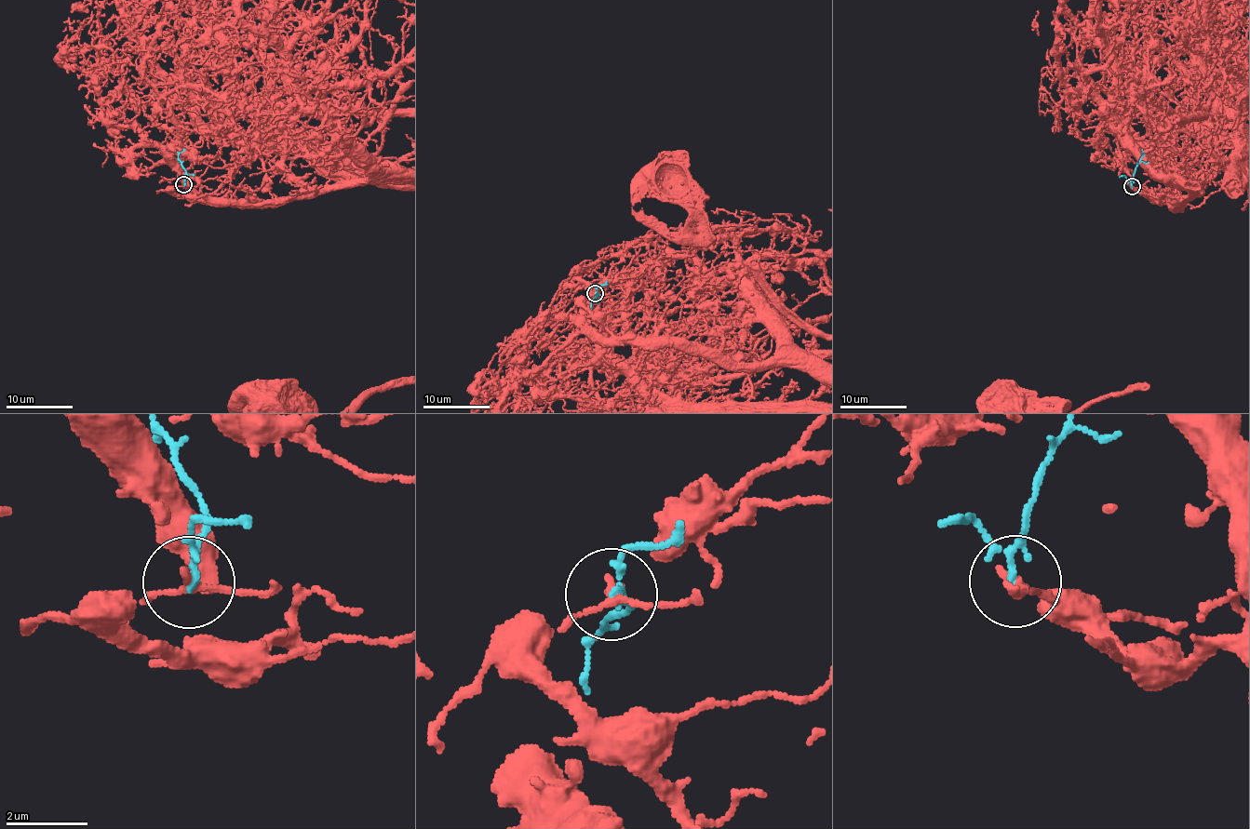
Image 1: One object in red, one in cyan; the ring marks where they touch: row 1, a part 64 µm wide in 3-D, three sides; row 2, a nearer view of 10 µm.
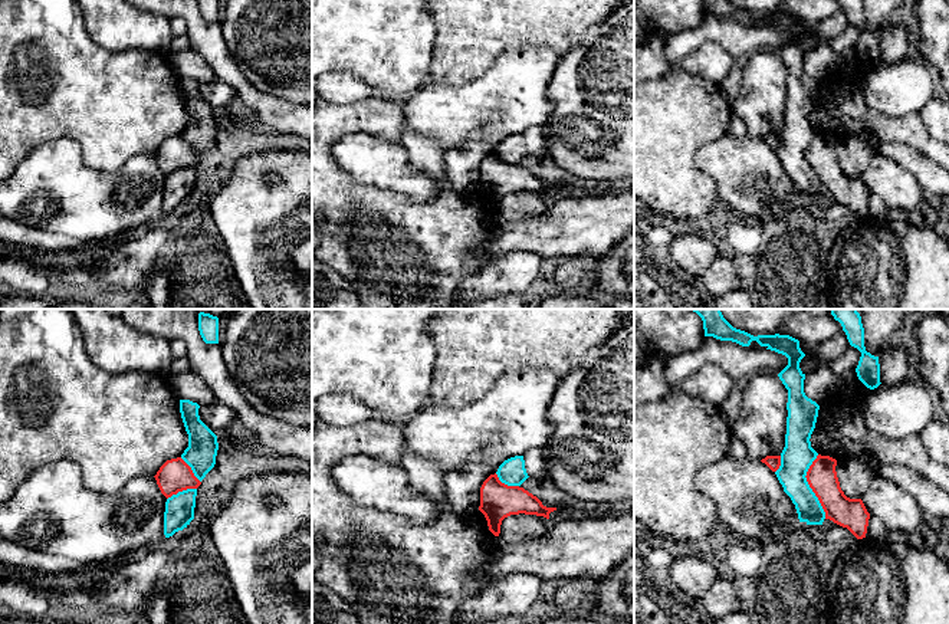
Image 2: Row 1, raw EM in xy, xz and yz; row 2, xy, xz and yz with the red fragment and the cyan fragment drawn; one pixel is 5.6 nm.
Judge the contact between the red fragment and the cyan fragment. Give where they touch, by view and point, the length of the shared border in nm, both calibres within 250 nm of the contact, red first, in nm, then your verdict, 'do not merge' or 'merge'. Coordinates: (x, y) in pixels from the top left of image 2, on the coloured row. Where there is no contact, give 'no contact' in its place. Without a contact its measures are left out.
contact yz (810, 486); length 360 nm; calibres 170 and 180 nm; do not merge

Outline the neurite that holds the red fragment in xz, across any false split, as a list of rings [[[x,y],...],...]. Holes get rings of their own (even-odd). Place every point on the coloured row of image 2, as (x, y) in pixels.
[[[490,474],[480,487],[479,510],[487,520],[489,531],[499,536],[502,520],[510,515],[536,515],[549,519],[556,508],[546,508],[542,502],[519,486],[502,483],[498,474]]]

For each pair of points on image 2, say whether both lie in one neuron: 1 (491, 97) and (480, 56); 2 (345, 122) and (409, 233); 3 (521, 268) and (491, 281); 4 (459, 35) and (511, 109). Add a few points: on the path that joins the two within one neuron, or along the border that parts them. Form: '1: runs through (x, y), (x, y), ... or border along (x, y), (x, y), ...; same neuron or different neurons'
1: border along (511, 49), (506, 49), (479, 76), (453, 84); different neurons
2: runs through (327, 154), (327, 170), (377, 220); same neuron
3: runs through (514, 273), (498, 281); same neuron
4: border along (509, 49), (479, 78); different neurons

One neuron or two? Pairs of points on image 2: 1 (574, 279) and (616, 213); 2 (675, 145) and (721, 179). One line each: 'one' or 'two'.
1: two
2: two

